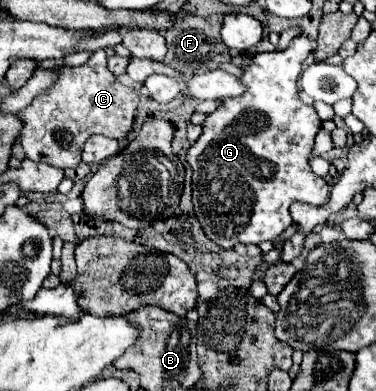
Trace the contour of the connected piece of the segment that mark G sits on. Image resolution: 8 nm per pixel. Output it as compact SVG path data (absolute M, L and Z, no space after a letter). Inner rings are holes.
M300 34L300 36L296 36L296 38L288 44L286 50L256 54L256 56L250 60L250 66L248 66L248 70L244 72L244 76L240 78L242 84L248 86L248 90L246 90L242 96L238 96L238 98L226 98L220 108L216 108L212 114L208 114L208 118L206 118L204 124L202 124L202 128L204 128L204 130L202 130L202 136L192 144L192 148L190 148L188 154L186 154L186 160L190 162L190 166L192 166L192 170L194 170L194 174L192 174L192 202L194 202L194 212L196 212L198 220L200 220L206 236L208 236L212 242L216 242L218 246L222 246L222 248L234 248L234 246L236 246L236 240L242 242L242 244L260 244L260 242L264 242L264 240L278 240L278 236L292 224L290 206L292 206L294 202L302 202L302 204L326 204L326 200L328 200L330 186L326 184L324 178L314 176L312 170L310 170L310 166L308 166L308 158L310 158L310 154L312 154L312 150L314 150L314 138L316 138L316 134L322 130L322 120L318 118L318 114L316 114L316 110L314 110L312 106L306 106L304 102L300 102L300 98L298 98L298 88L296 88L298 76L300 76L300 72L302 72L302 62L310 56L312 44L314 44L312 38L308 38L306 34Z

